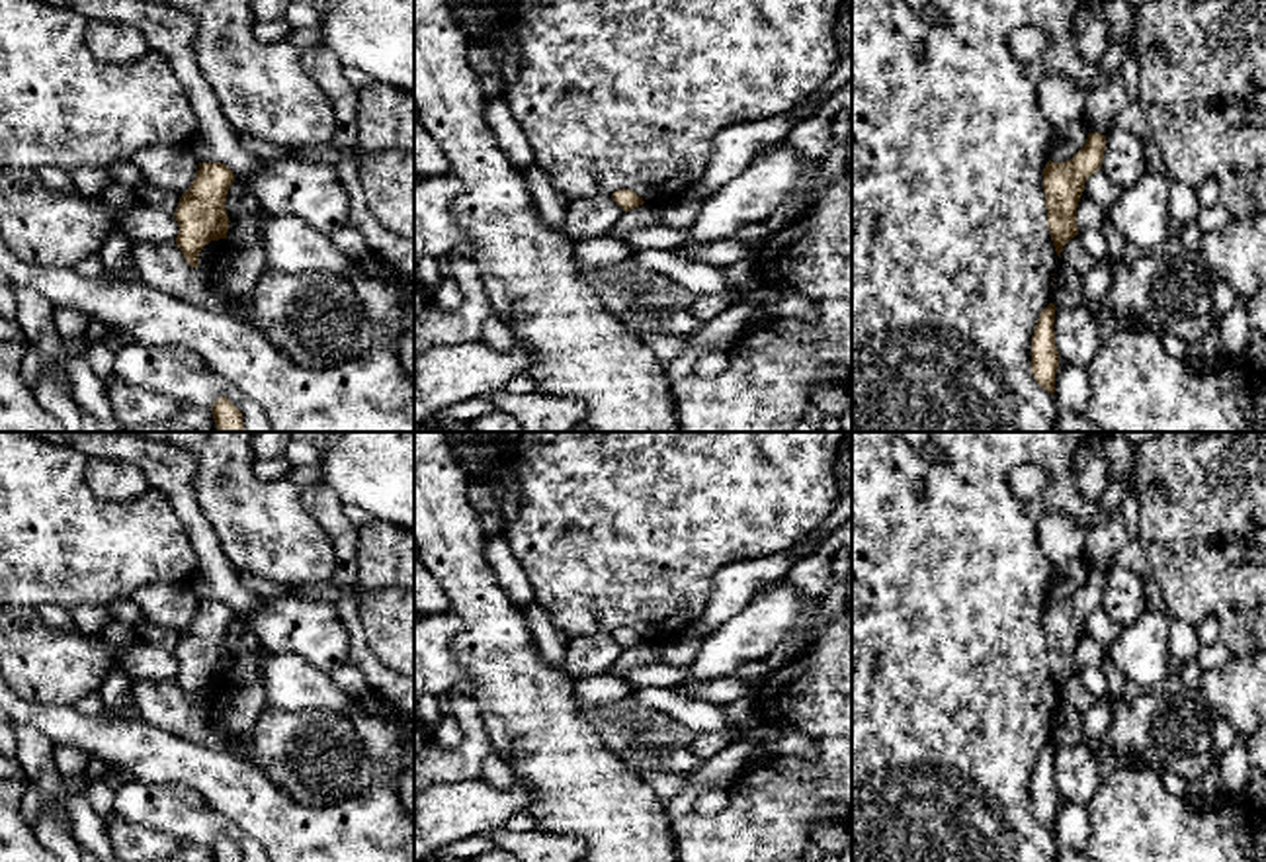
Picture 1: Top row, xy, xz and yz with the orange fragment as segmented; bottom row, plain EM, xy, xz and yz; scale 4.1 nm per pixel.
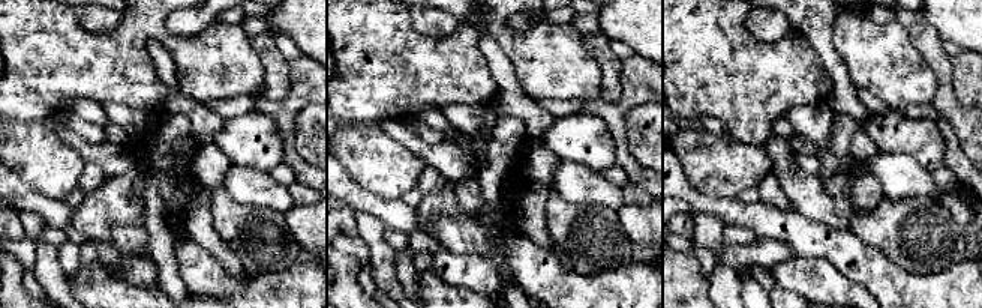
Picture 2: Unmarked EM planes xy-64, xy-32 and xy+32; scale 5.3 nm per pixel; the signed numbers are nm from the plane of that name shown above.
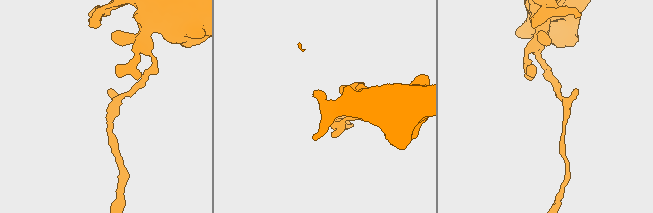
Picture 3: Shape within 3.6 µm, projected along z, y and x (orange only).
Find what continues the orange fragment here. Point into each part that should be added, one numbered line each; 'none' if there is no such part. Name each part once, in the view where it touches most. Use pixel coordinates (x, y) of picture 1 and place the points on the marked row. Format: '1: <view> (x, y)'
none

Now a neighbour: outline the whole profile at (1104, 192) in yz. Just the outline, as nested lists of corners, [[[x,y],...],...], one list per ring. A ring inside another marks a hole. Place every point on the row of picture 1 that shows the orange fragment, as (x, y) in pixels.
[[[1102,170],[1094,172],[1086,182],[1084,182],[1084,194],[1102,209],[1108,211],[1119,194],[1123,192],[1121,186],[1112,182]]]

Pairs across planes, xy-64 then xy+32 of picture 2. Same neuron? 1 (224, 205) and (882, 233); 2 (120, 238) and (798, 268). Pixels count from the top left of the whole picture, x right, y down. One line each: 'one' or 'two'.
1: one
2: two

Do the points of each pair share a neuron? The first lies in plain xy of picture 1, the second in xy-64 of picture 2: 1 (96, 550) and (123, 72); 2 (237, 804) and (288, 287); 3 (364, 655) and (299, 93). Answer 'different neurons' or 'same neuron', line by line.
1: same neuron
2: same neuron
3: same neuron

